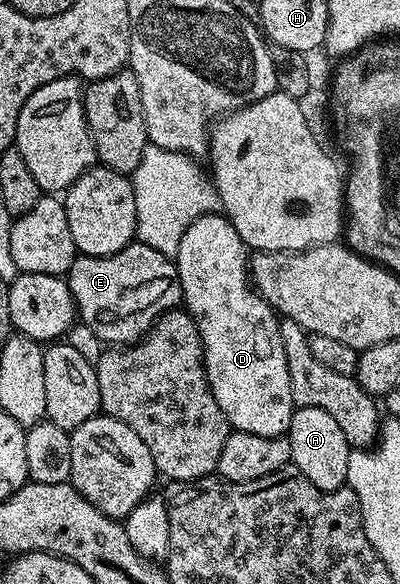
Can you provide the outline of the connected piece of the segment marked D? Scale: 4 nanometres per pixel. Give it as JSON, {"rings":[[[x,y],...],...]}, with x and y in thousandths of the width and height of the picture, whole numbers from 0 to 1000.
{"rings":[[[555,365],[515,366],[453,404],[453,418],[433,438],[438,464],[458,502],[455,522],[488,546],[488,560],[508,584],[508,628],[518,656],[528,661],[553,705],[570,723],[603,740],[633,740],[643,747],[703,750],[720,741],[728,711],[740,700],[723,658],[723,623],[713,616],[708,577],[698,567],[700,539],[640,500],[623,481],[623,428],[608,420],[593,390]]]}

